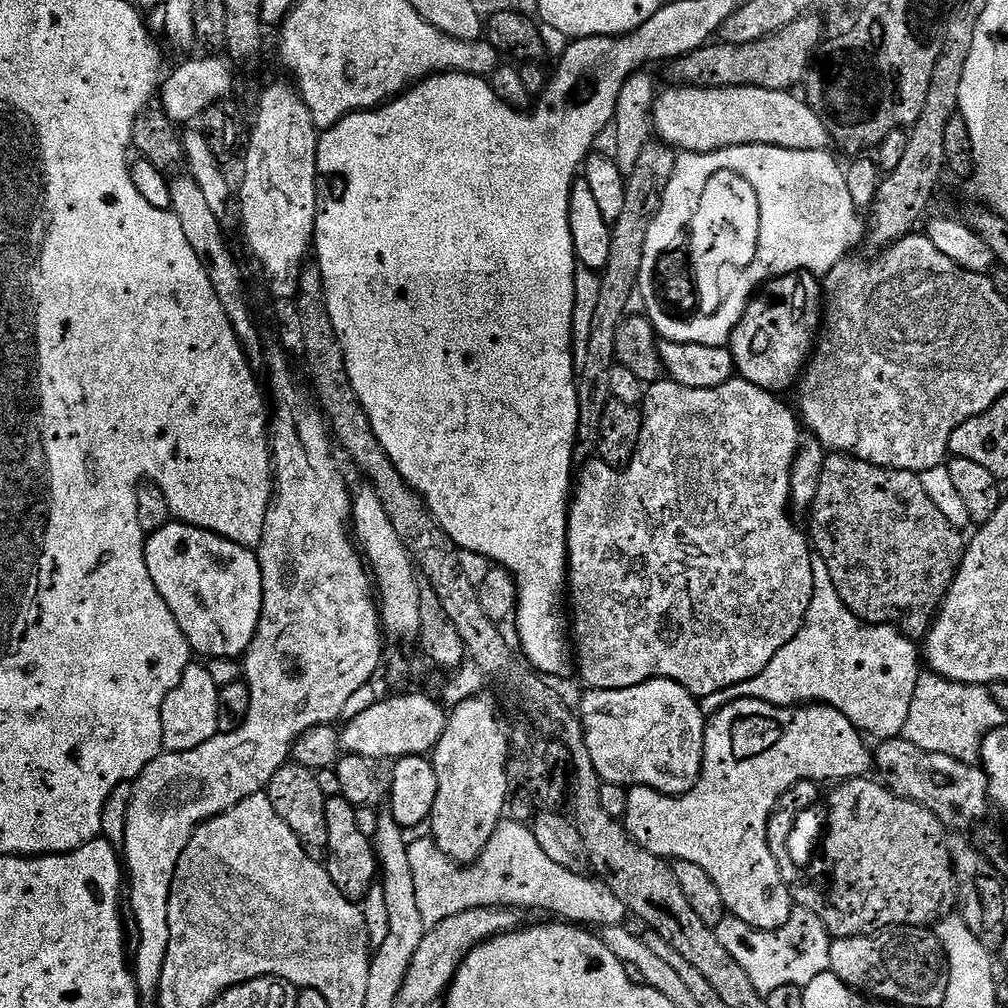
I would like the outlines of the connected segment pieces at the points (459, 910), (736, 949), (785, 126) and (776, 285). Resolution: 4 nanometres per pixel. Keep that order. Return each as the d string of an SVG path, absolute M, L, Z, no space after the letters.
M510 818L500 821L490 842L486 842L486 850L482 850L473 864L455 864L438 850L431 838L413 839L408 853L410 874L414 876L414 895L418 898L418 911L425 929L446 922L446 918L454 918L454 914L466 914L466 910L479 908L541 908L544 912L553 912L556 915L553 917L596 930L619 928L625 923L624 916L629 915L628 907L603 880L558 866L558 862L546 858L531 827Z
M803 910L793 911L792 916L777 932L760 932L742 922L737 916L725 914L714 928L718 942L722 942L722 950L746 970L750 982L762 994L767 994L778 987L791 984L803 986L814 977L829 971L830 946L833 937L828 935L826 926L814 914Z
M671 86L655 97L652 108L651 131L668 147L686 152L717 152L723 148L765 144L786 150L814 150L823 152L829 147L830 137L822 118L808 105L807 99L800 100L791 91L779 92L765 88L690 88Z
M790 272L767 281L759 295L748 301L744 317L732 331L730 347L739 379L784 394L799 381L821 324L822 284L811 272Z

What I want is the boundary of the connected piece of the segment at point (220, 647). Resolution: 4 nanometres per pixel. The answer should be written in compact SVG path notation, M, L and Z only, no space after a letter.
M170 522L145 539L144 557L158 594L170 606L193 653L213 660L243 657L258 630L264 605L256 552L213 532Z

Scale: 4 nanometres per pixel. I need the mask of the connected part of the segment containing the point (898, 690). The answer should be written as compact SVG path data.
M813 555L812 570L814 572L814 594L810 602L810 610L806 610L804 625L798 634L774 658L770 658L770 666L762 670L754 678L742 682L733 688L715 692L700 700L700 708L705 717L710 718L725 704L733 700L761 700L779 708L794 708L806 704L829 704L834 710L846 714L854 727L869 737L877 736L877 741L895 740L903 733L906 717L910 714L910 702L914 702L914 686L918 686L922 675L922 656L911 639L899 628L891 624L865 624L858 619L838 598L838 590L834 590L834 582L830 578L830 570L826 570L826 562Z

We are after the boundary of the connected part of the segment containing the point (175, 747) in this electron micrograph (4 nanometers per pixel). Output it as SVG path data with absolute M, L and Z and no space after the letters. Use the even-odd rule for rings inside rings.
M189 663L182 674L182 682L162 702L162 742L166 752L185 752L202 746L218 734L220 728L220 687L210 678L210 670L203 663Z

